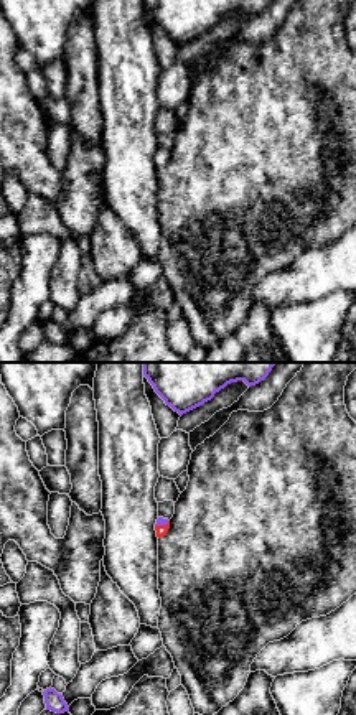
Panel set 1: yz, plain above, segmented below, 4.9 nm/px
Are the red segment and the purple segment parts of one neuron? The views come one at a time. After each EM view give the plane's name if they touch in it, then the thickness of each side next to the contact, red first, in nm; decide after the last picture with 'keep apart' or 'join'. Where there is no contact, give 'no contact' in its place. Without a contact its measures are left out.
meets red in yz; 50 nm thick on the red side, 50 nm on the other

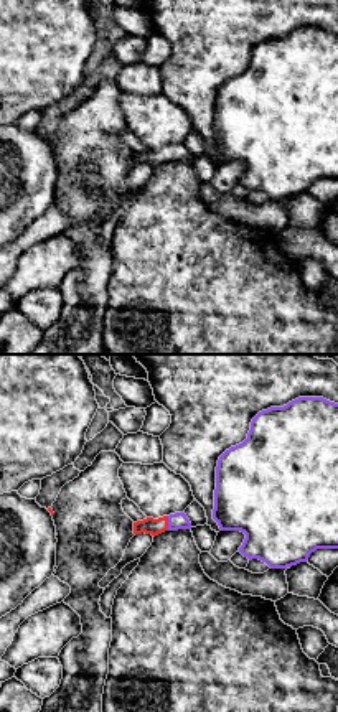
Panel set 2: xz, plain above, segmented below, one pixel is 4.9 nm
meets red in xz; 80 nm thick on the red side, 80 nm on the other

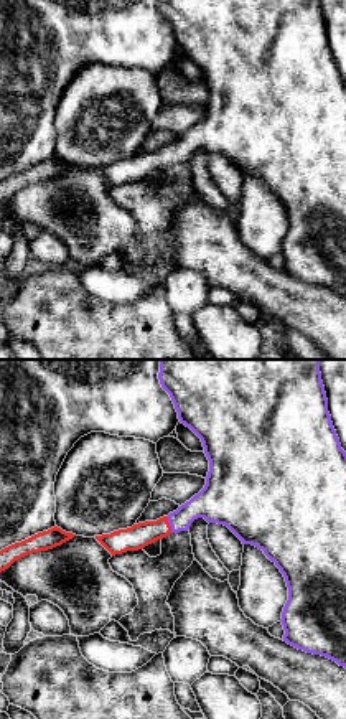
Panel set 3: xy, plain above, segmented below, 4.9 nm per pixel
meets red in xy; 120 nm thick on the red side, 180 nm on the other

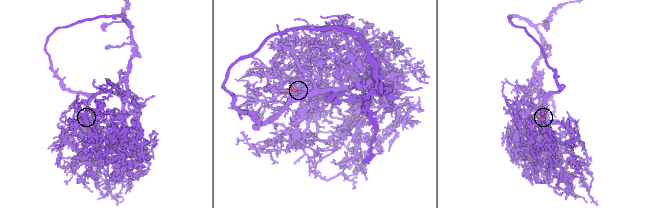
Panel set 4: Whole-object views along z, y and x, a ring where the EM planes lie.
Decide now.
join

